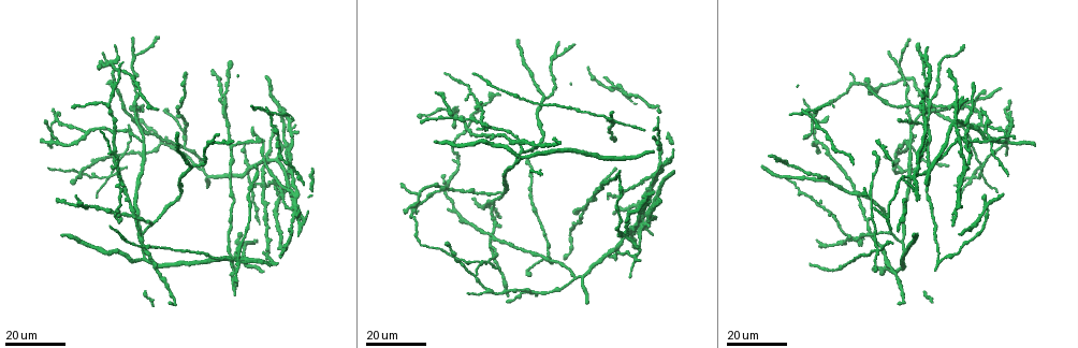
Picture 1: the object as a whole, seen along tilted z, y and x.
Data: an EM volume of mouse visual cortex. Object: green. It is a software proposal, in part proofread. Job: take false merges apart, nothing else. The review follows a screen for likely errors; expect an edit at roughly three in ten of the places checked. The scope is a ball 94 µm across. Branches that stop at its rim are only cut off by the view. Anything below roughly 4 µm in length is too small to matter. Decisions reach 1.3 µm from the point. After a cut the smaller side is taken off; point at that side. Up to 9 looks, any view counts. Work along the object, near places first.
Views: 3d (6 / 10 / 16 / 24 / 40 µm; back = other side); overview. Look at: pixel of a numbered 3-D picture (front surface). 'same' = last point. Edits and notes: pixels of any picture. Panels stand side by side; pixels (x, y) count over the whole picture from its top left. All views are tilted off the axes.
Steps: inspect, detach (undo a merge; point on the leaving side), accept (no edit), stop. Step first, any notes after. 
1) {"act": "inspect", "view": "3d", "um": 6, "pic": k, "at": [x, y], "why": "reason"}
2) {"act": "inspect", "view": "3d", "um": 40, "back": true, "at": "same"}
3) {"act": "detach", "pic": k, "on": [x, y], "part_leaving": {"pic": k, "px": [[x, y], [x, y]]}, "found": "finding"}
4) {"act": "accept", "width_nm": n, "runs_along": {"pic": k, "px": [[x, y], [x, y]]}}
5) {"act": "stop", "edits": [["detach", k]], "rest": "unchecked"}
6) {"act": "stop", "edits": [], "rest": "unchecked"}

{"act": "inspect", "view": "3d", "um": 16, "pic": 1, "at": [58, 141], "why": "three arms meet"}

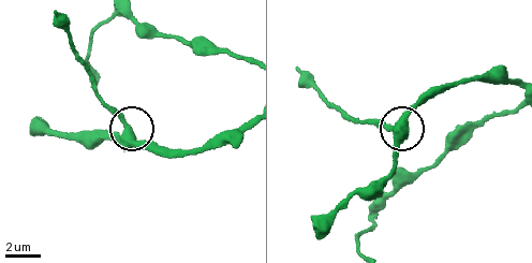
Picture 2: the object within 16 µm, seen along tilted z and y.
{"act": "inspect", "view": "3d", "um": 10, "pic": 2, "at": [127, 134]}

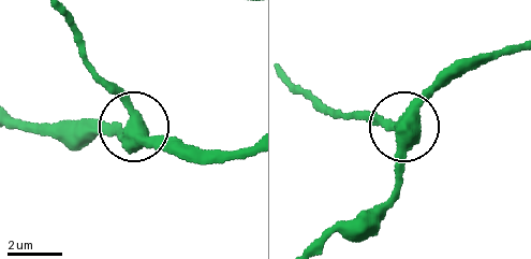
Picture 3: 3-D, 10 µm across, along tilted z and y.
{"act": "accept", "side_arm_um": 9, "runs_along": {"pic": 3, "px": [[246, 148], [189, 155], [134, 129], [114, 138]]}, "found": "one neuron here"}

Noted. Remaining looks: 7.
{"act": "inspect", "view": "3d", "um": 24, "pic": 1, "at": [81, 173], "why": "thin arm on a thick one"}

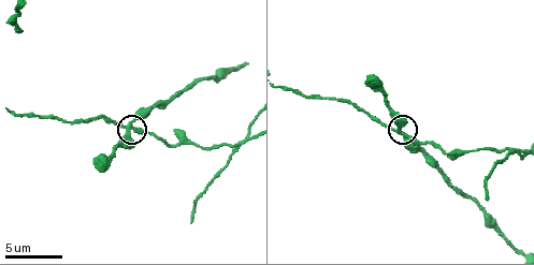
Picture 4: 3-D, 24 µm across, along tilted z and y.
{"act": "inspect", "view": "3d", "um": 6, "pic": 4, "at": [403, 134]}

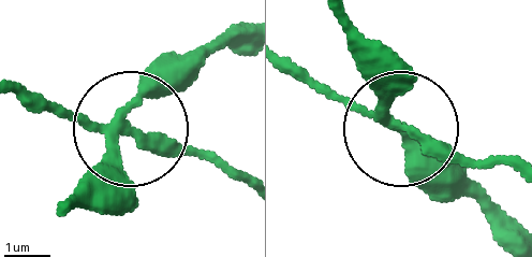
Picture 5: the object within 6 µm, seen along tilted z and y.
{"act": "detach", "pic": 5, "on": [59, 117], "side_arm_um": 14, "part_leaving": {"pic": 5, "px": [[123, 124], [248, 176]]}, "found": "two neurons meet here"}

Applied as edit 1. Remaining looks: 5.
{"act": "inspect", "view": "overview", "why": "see it whole again"}

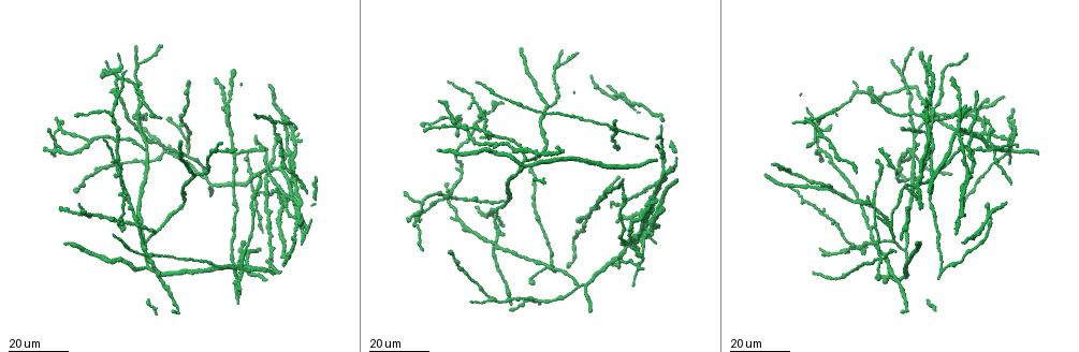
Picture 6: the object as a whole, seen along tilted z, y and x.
{"act": "inspect", "view": "3d", "um": 24, "pic": 6, "at": [913, 131]}

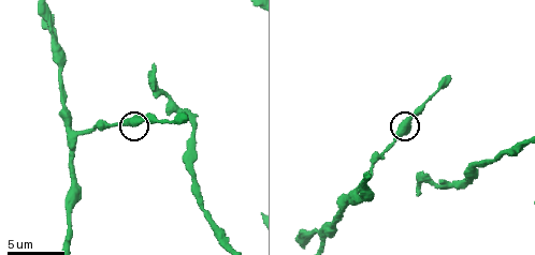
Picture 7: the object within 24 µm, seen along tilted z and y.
{"act": "inspect", "view": "3d", "um": 10, "pic": 7, "at": [131, 123]}

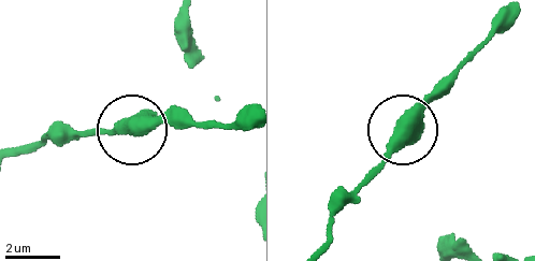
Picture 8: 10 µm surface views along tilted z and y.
{"act": "accept", "found": "continuous, no second neuron"}

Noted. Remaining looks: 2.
{"act": "inspect", "view": "3d", "um": 24, "pic": 6, "at": [969, 131], "why": "a fork"}

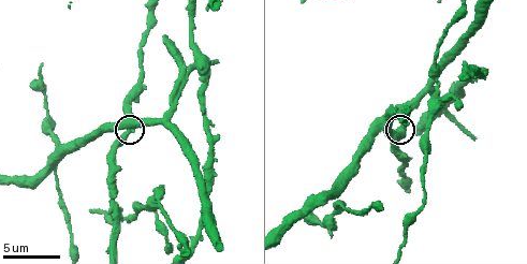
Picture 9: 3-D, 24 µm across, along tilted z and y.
{"act": "inspect", "view": "3d", "um": 10, "pic": 9, "at": [127, 131], "why": "closer look"}

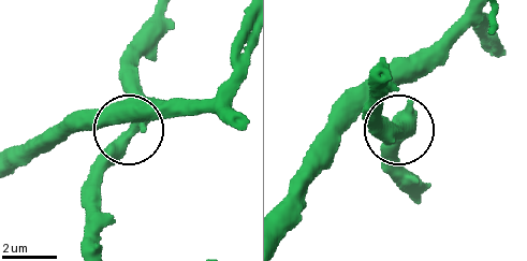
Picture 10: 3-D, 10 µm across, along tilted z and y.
{"act": "accept", "width_nm": 400, "runs_along": {"pic": 10, "px": [[12, 161], [82, 128], [121, 121], [137, 129], [135, 68]]}, "found": "all the same neuron"}

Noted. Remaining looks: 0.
{"act": "stop", "edits": [["detach", 5]], "rest": "unchecked"}

